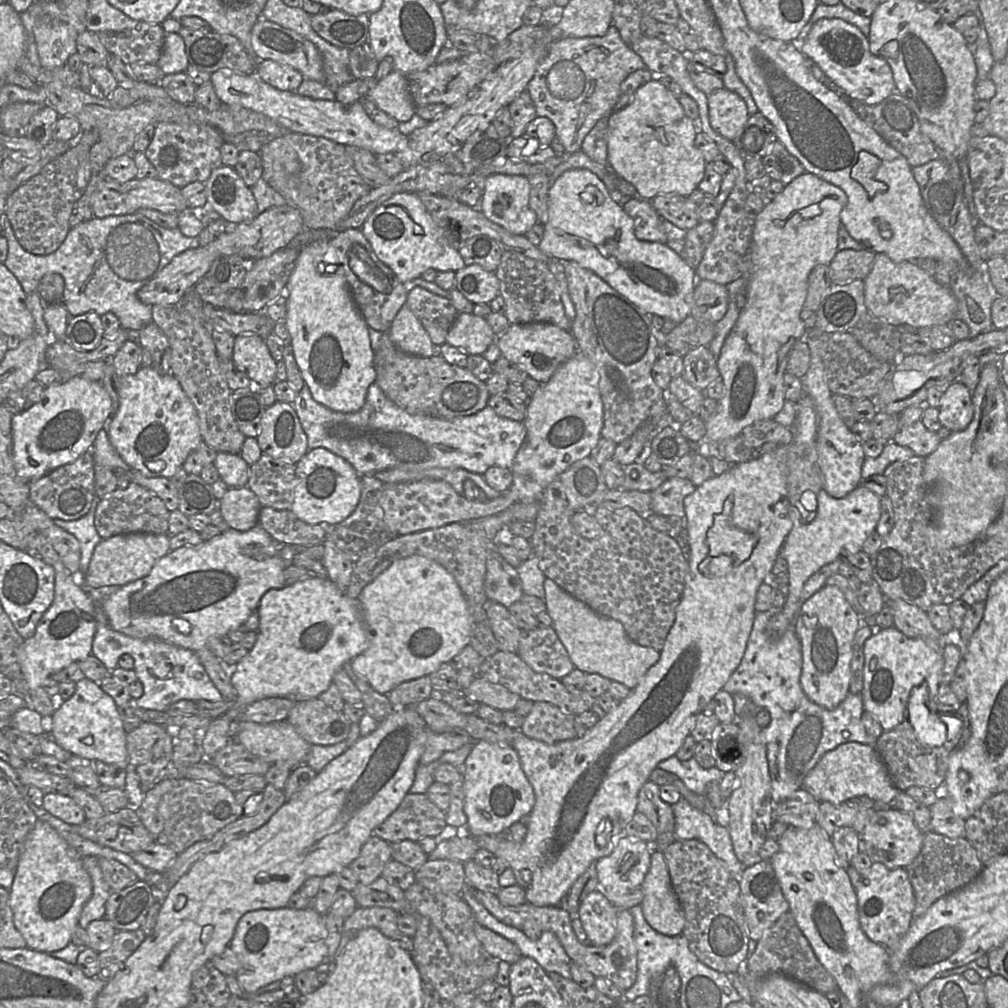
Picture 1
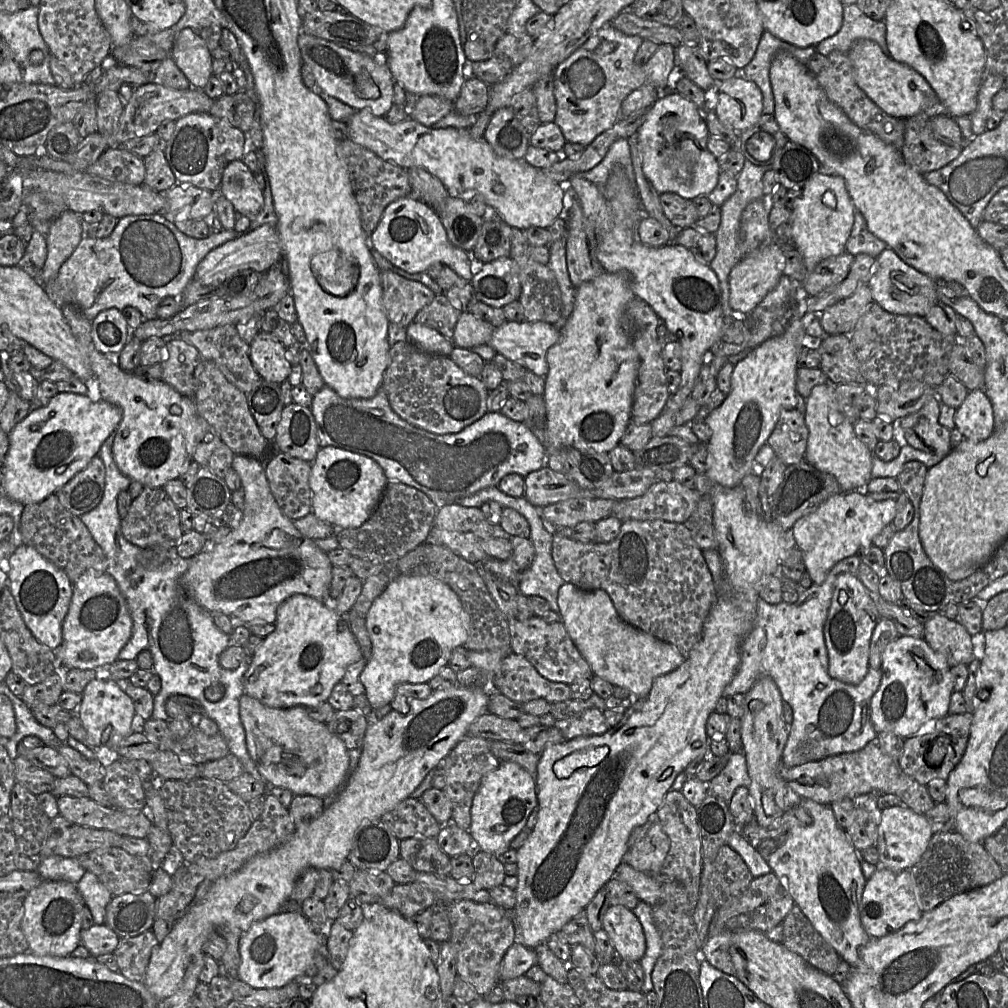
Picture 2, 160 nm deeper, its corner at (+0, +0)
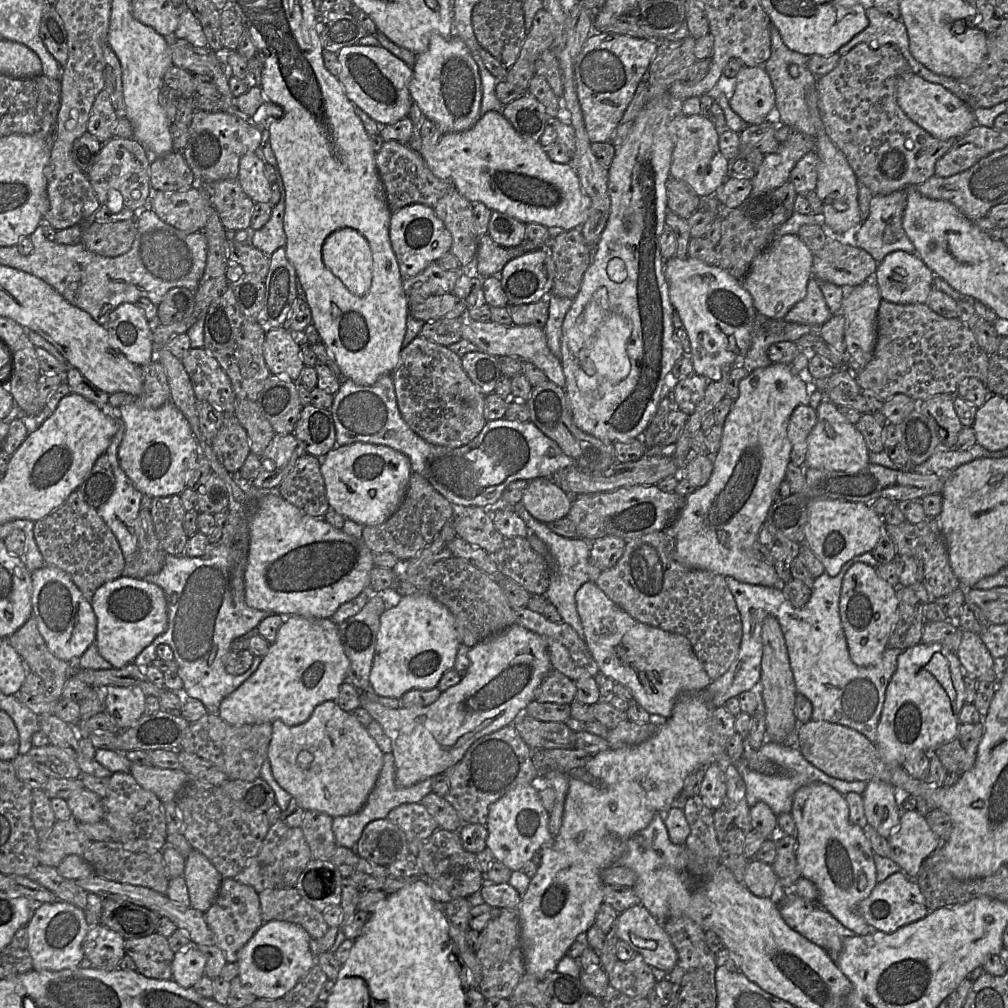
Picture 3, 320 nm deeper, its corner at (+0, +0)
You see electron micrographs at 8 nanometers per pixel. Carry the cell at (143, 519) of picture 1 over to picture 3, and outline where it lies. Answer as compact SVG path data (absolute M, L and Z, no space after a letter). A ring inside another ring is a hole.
M179 495L152 498L149 512L155 534L164 551L173 556L182 555L188 536L183 529L186 511Z

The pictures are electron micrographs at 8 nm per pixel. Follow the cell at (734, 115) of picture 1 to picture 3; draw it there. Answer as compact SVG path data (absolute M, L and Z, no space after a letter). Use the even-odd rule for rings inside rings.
M744 66L734 79L734 91L729 99L732 110L746 123L756 124L768 119L768 115L775 107L775 91L768 73L763 66Z

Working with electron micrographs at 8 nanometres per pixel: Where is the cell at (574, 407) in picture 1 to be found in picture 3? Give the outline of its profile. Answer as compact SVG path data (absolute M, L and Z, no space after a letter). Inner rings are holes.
M667 93L661 96L650 98L646 101L639 115L637 116L631 130L621 146L617 147L612 164L608 170L608 194L610 197L610 215L607 224L600 236L596 251L591 263L584 273L580 291L573 299L562 325L561 357L560 362L565 376L564 391L572 410L574 424L586 434L589 434L602 441L628 442L640 438L648 427L652 417L657 411L660 401L668 396L666 377L684 350L681 344L675 339L672 316L675 311L669 298L669 285L665 276L665 259L661 253L661 235L666 225L665 218L668 212L666 184L670 178L670 165L674 149L674 141L669 130L669 124L678 114L681 114L682 101L675 99Z

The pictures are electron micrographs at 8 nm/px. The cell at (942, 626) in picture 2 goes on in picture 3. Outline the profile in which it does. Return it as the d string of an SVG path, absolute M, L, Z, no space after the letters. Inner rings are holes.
M963 630L961 643L955 653L966 674L977 680L996 680L994 658L977 633Z

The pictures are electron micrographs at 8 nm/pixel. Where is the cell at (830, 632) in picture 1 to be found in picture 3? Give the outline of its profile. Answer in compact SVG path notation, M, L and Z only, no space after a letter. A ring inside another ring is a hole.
M856 563L843 577L839 610L851 660L860 667L880 662L898 620L895 588L880 578L872 566Z

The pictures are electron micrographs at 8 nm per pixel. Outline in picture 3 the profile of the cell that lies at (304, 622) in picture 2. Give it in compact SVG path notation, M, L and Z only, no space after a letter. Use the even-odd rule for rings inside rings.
M291 616L277 632L276 640L257 670L235 691L225 697L217 715L231 725L272 723L281 720L288 726L297 726L309 719L315 707L325 701L334 701L339 696L339 687L347 681L349 659L339 637L338 625L331 618L307 618Z

